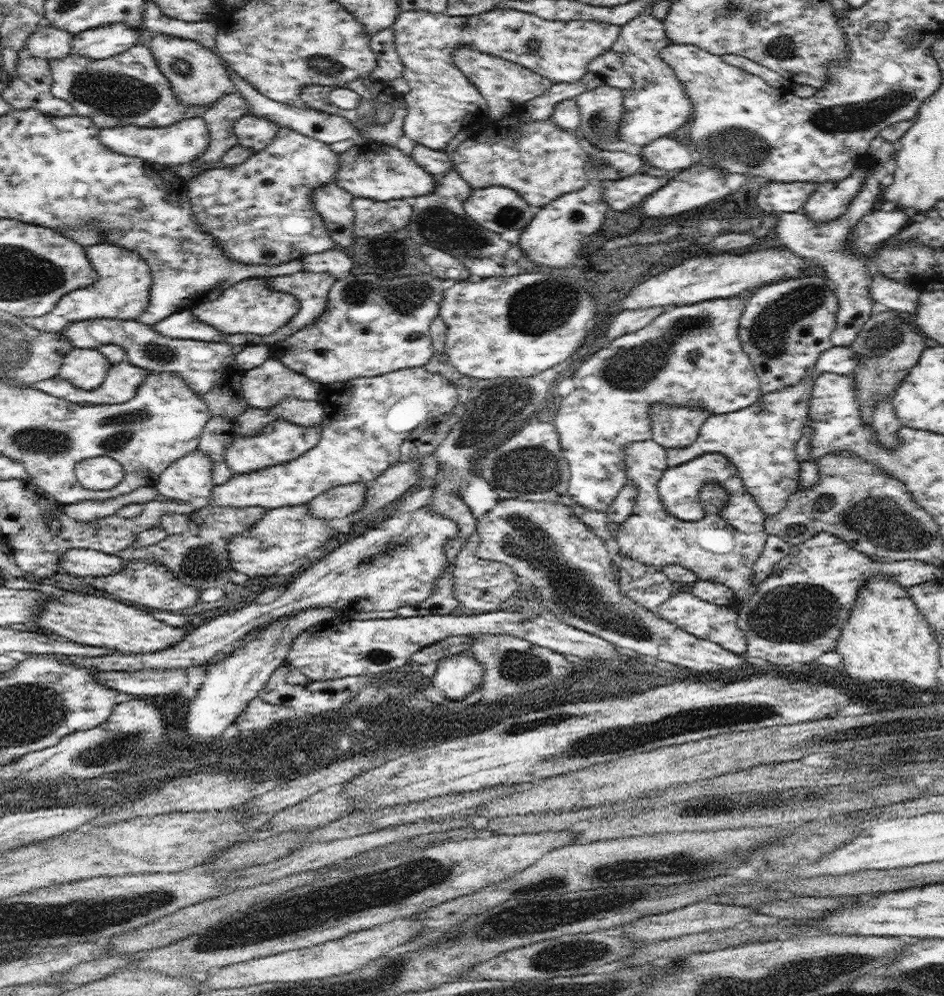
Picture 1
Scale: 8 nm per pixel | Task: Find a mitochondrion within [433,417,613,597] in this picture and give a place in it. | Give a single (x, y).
(530, 470)

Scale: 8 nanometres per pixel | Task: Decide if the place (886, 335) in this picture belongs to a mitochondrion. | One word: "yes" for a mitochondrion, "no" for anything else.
yes

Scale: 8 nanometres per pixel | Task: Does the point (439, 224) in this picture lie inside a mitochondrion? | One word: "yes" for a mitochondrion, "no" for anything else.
yes

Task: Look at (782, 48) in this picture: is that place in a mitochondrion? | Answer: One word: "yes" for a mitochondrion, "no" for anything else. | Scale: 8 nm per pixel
yes

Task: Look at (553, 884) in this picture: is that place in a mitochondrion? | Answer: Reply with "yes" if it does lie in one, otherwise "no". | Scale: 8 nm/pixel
yes

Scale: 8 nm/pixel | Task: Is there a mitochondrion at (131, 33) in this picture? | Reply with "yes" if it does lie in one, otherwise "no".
no

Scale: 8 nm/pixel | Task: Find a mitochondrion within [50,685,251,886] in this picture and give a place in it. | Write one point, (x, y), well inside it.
(104, 750)

